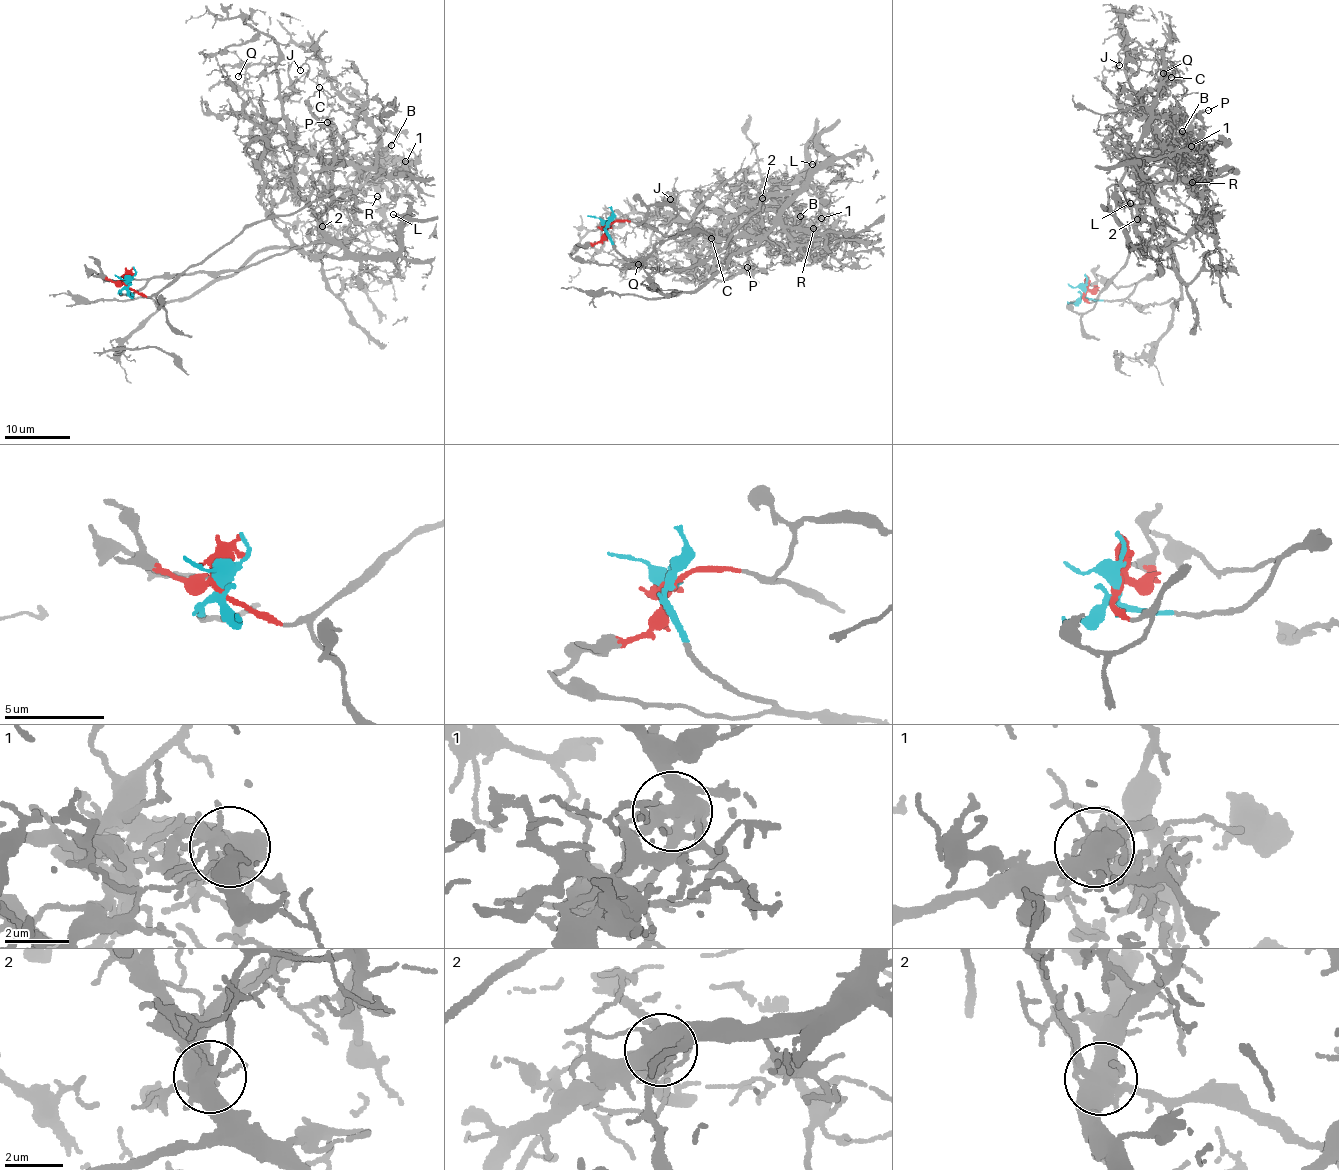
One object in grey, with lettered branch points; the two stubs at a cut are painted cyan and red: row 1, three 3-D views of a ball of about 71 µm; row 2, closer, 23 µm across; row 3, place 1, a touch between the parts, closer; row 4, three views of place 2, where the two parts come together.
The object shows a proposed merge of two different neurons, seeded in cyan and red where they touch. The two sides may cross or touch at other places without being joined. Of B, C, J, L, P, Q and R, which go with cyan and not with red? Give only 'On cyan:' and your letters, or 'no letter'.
On cyan: L, R

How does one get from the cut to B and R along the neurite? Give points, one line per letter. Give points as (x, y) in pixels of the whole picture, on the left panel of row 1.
B: (126, 283), (157, 295), (253, 224), (327, 197), (339, 158), (392, 173), (406, 163), (386, 155), (391, 144)
R: (126, 283), (119, 292), (128, 295), (156, 277), (240, 271), (323, 238), (323, 215), (348, 192), (377, 195)

